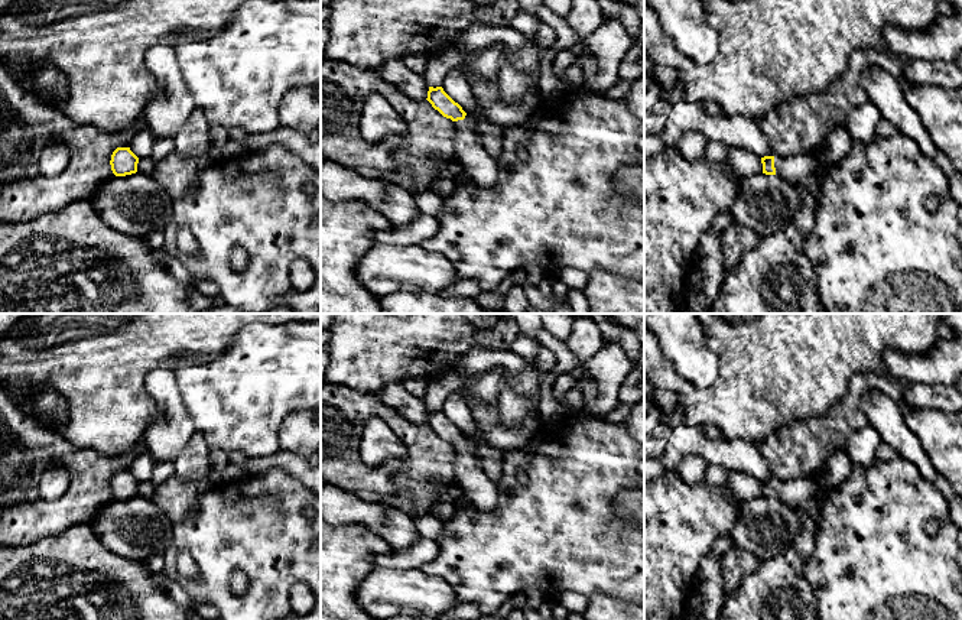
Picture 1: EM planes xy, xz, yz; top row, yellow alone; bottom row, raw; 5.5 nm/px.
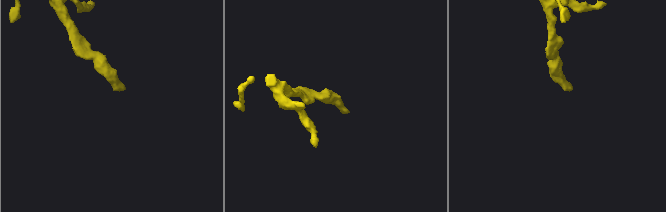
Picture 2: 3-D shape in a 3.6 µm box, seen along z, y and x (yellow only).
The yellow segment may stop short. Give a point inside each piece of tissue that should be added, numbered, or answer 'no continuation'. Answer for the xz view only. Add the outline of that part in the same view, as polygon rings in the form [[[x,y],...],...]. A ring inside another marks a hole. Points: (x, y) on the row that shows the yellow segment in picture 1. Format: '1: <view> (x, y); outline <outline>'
1: xz (474, 159); outline [[[467,120],[455,121],[456,159],[465,173],[480,188],[491,188],[497,182],[497,159],[491,158],[475,137],[475,127]]]

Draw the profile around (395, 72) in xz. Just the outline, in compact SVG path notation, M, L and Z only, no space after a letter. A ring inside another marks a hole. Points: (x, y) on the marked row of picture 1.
M391 59L376 69L386 82L412 100L426 100L429 85L423 75L410 71L403 61Z

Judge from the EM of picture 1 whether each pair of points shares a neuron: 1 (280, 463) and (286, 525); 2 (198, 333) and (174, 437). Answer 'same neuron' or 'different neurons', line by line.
1: different neurons
2: different neurons

